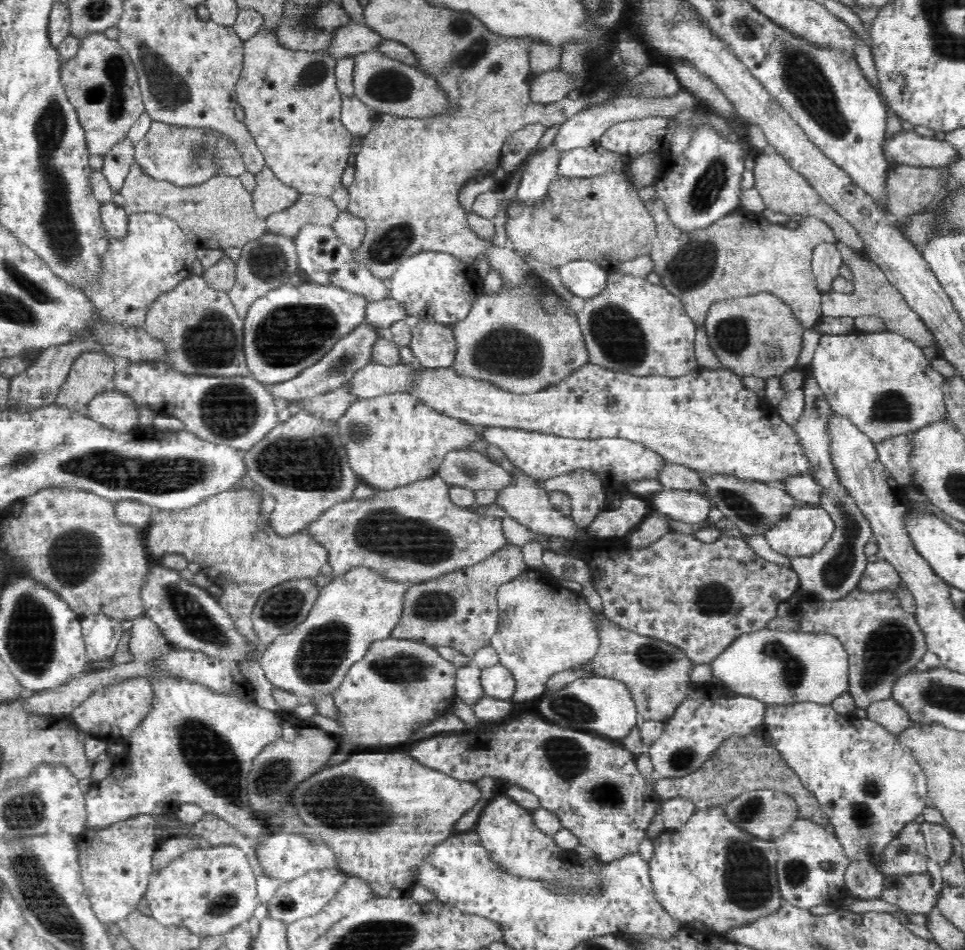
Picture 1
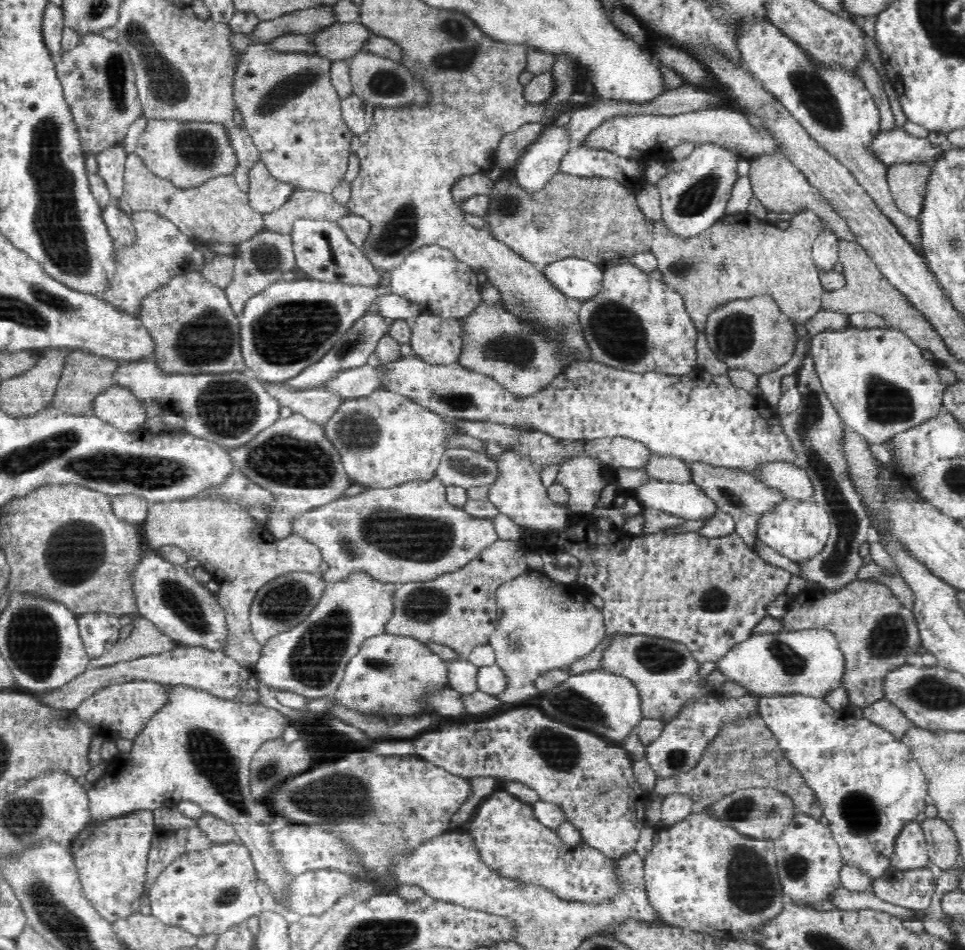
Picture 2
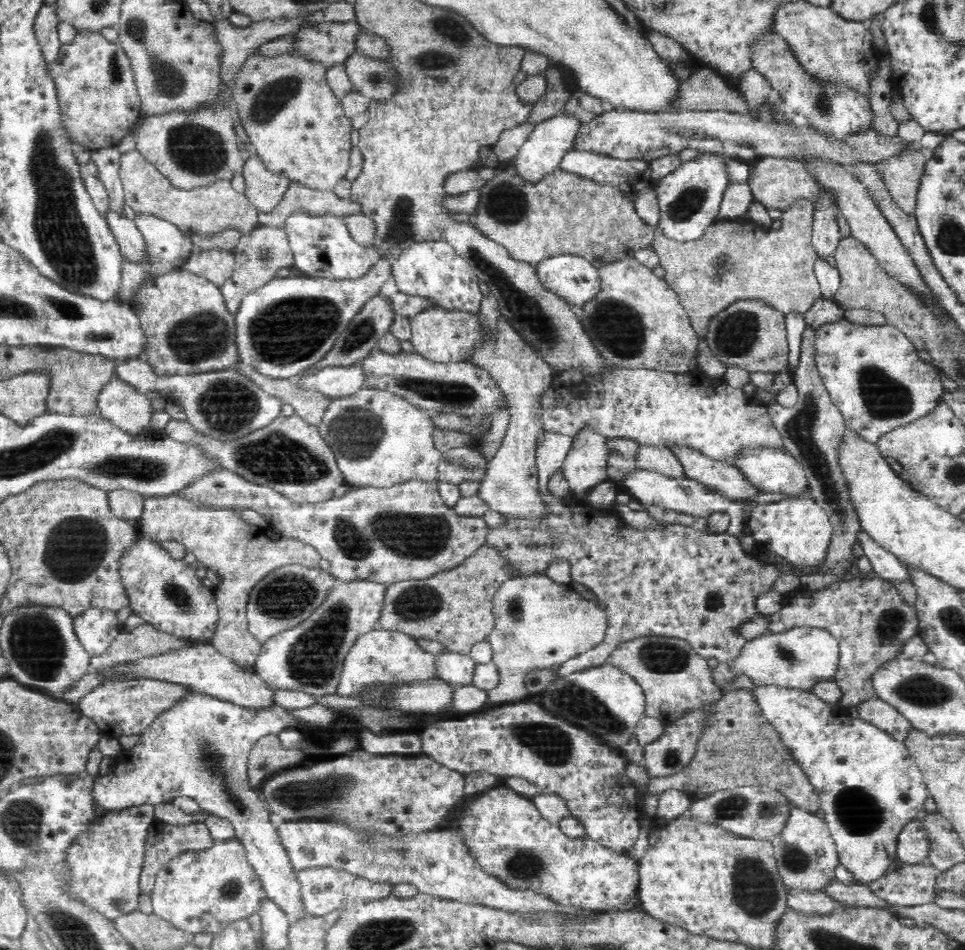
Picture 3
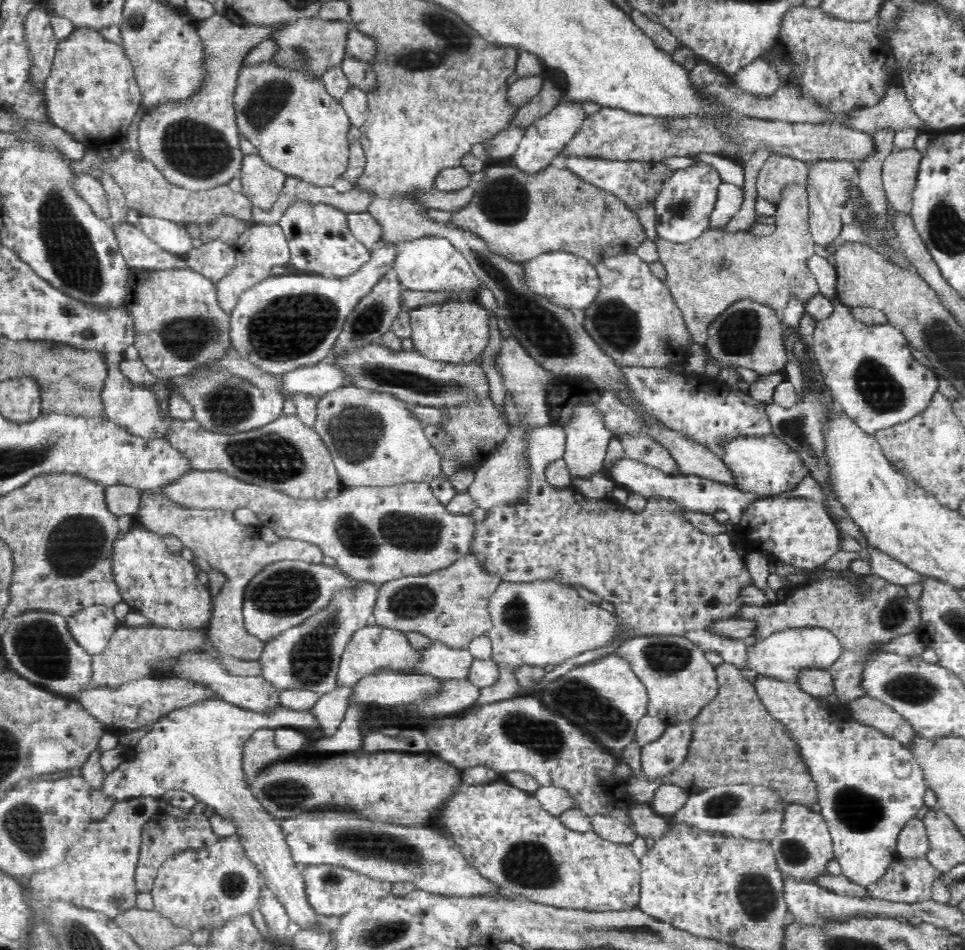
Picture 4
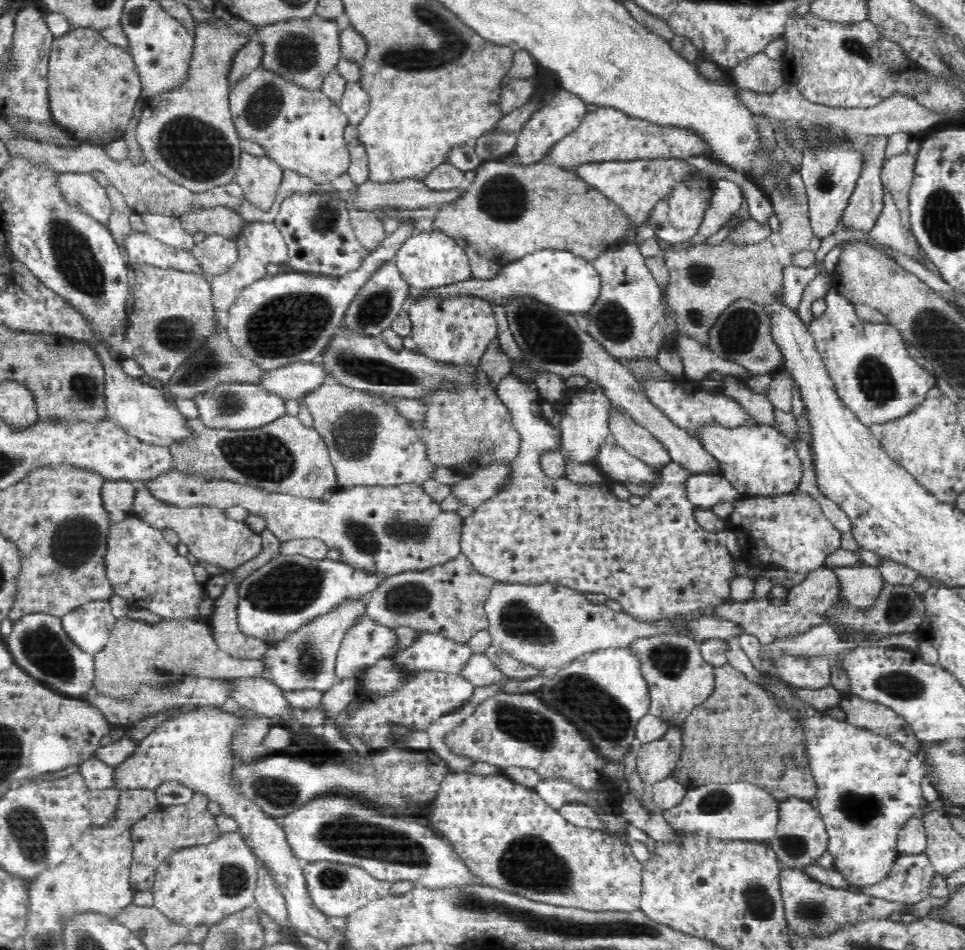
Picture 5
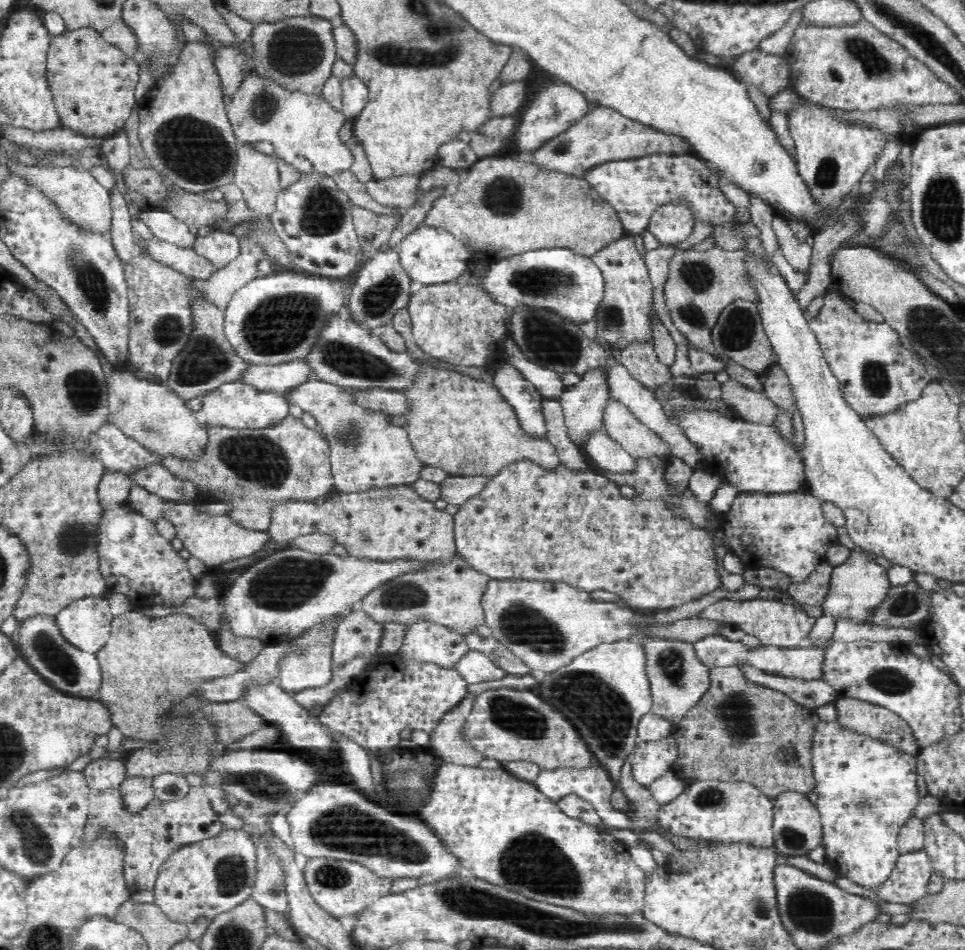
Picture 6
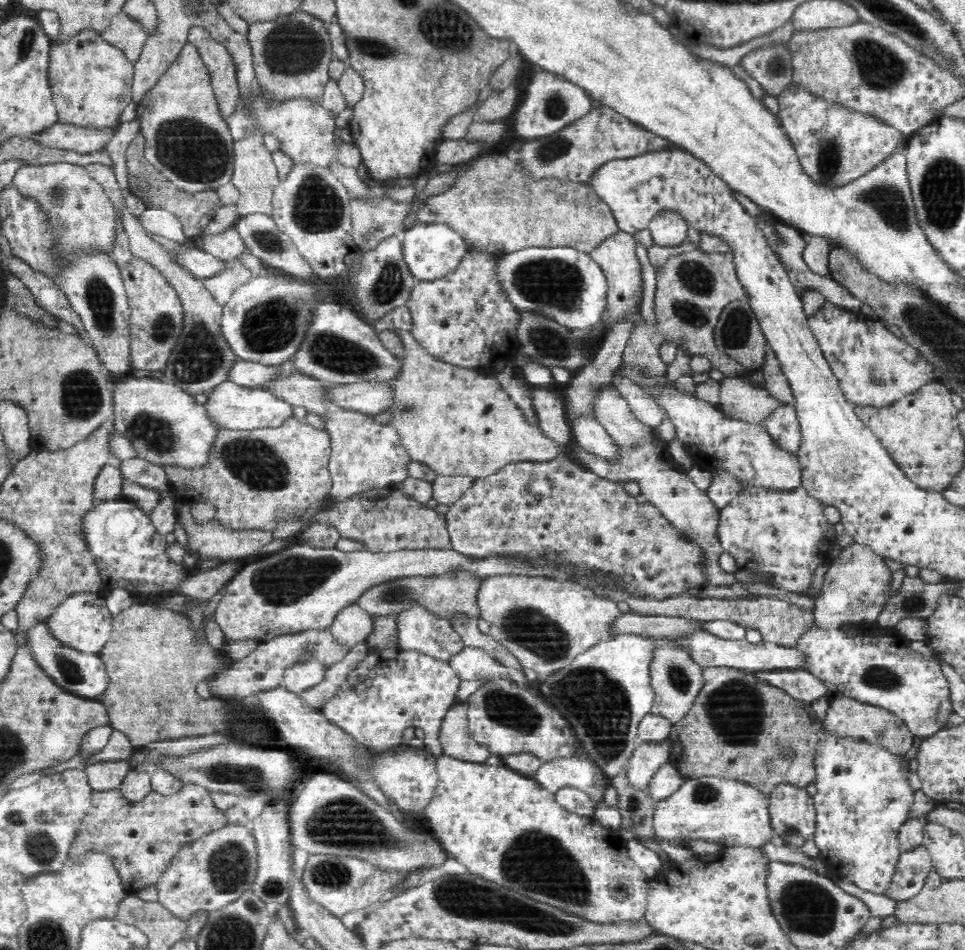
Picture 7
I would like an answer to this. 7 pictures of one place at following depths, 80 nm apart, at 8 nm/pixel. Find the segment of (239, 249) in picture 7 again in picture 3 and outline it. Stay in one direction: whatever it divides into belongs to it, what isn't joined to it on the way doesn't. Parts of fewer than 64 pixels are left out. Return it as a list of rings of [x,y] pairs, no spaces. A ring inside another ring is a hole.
[[[212,249],[192,253],[182,269],[208,279],[220,286],[232,276],[235,258],[232,252],[224,249]]]

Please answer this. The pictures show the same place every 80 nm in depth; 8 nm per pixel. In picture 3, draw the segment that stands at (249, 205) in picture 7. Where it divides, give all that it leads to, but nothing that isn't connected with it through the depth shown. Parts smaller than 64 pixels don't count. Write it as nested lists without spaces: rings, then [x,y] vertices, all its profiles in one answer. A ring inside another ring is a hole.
[[[256,154],[247,159],[243,166],[244,193],[260,212],[270,212],[280,202],[291,180],[271,173]]]

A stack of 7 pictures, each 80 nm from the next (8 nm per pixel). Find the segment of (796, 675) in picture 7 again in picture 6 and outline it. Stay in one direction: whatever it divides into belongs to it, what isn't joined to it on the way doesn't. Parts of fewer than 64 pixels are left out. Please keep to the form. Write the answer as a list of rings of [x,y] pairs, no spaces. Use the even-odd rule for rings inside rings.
[[[740,661],[737,662],[737,666],[742,669],[748,680],[786,694],[791,700],[811,710],[839,699],[836,688],[825,680],[793,680],[758,670],[749,663],[740,663]]]

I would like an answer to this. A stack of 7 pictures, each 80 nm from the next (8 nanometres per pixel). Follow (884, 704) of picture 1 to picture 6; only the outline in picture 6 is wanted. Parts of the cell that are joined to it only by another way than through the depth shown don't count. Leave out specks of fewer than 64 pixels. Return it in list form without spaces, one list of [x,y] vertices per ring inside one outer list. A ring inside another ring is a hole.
[[[840,697],[833,703],[837,710],[835,721],[841,726],[882,739],[906,754],[918,754],[921,747],[917,738],[899,714],[883,706],[849,697]]]

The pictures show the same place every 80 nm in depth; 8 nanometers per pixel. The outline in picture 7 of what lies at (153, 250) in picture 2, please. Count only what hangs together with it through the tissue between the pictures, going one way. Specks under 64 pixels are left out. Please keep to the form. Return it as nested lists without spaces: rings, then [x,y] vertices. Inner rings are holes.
[[[147,207],[139,219],[143,227],[152,234],[157,234],[168,238],[171,241],[178,241],[178,244],[191,244],[185,235],[184,226],[178,221],[178,218],[167,212],[167,210],[158,207]]]

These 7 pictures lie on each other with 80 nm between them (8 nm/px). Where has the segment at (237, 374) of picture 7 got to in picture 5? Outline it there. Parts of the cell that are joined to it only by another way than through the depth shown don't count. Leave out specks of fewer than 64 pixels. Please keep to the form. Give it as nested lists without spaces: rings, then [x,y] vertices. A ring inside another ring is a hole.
[[[293,362],[277,369],[265,370],[259,385],[285,400],[298,399],[328,382],[327,370],[320,362]]]

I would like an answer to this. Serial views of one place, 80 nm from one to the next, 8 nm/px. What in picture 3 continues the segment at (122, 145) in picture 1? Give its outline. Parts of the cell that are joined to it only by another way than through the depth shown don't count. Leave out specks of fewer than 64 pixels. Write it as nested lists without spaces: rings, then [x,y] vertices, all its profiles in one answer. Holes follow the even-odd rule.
[[[118,147],[95,150],[91,153],[91,158],[99,170],[98,177],[109,194],[109,210],[123,214],[126,196],[119,177],[121,154],[118,151]]]

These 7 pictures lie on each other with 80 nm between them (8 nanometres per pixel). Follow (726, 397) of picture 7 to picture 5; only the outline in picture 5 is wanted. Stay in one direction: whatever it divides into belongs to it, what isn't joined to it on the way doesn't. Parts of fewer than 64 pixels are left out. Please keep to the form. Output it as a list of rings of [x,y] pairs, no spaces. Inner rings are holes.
[[[740,381],[724,382],[722,390],[725,394],[730,394],[730,397],[738,398],[738,402],[742,402],[742,406],[748,412],[754,413],[752,418],[756,423],[764,426],[771,426],[774,423],[777,411],[766,394],[755,393]]]

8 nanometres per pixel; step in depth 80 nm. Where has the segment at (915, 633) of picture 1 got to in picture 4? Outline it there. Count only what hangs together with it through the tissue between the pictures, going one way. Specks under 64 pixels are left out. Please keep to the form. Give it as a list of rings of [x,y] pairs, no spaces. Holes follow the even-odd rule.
[[[872,574],[867,579],[869,591],[861,596],[858,583],[860,578],[846,580],[844,577],[816,577],[808,580],[804,587],[795,589],[785,600],[780,599],[772,605],[742,608],[738,618],[755,622],[753,635],[756,638],[768,638],[788,628],[822,627],[830,630],[842,643],[844,650],[828,672],[832,675],[838,702],[842,705],[850,704],[867,695],[862,687],[864,678],[861,676],[865,660],[875,655],[872,646],[888,644],[905,634],[914,633],[921,623],[918,604],[906,595],[906,587]]]

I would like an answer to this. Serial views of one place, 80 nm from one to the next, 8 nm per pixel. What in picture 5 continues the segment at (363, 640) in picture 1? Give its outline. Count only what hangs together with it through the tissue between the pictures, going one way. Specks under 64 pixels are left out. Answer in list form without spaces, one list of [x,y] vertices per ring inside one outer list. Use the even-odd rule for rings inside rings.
[[[371,593],[360,599],[347,599],[328,614],[322,614],[306,623],[300,630],[290,632],[284,639],[269,644],[263,657],[266,678],[285,691],[316,689],[328,692],[338,680],[335,676],[337,650],[345,638],[345,632],[366,616],[365,608],[371,599]]]

